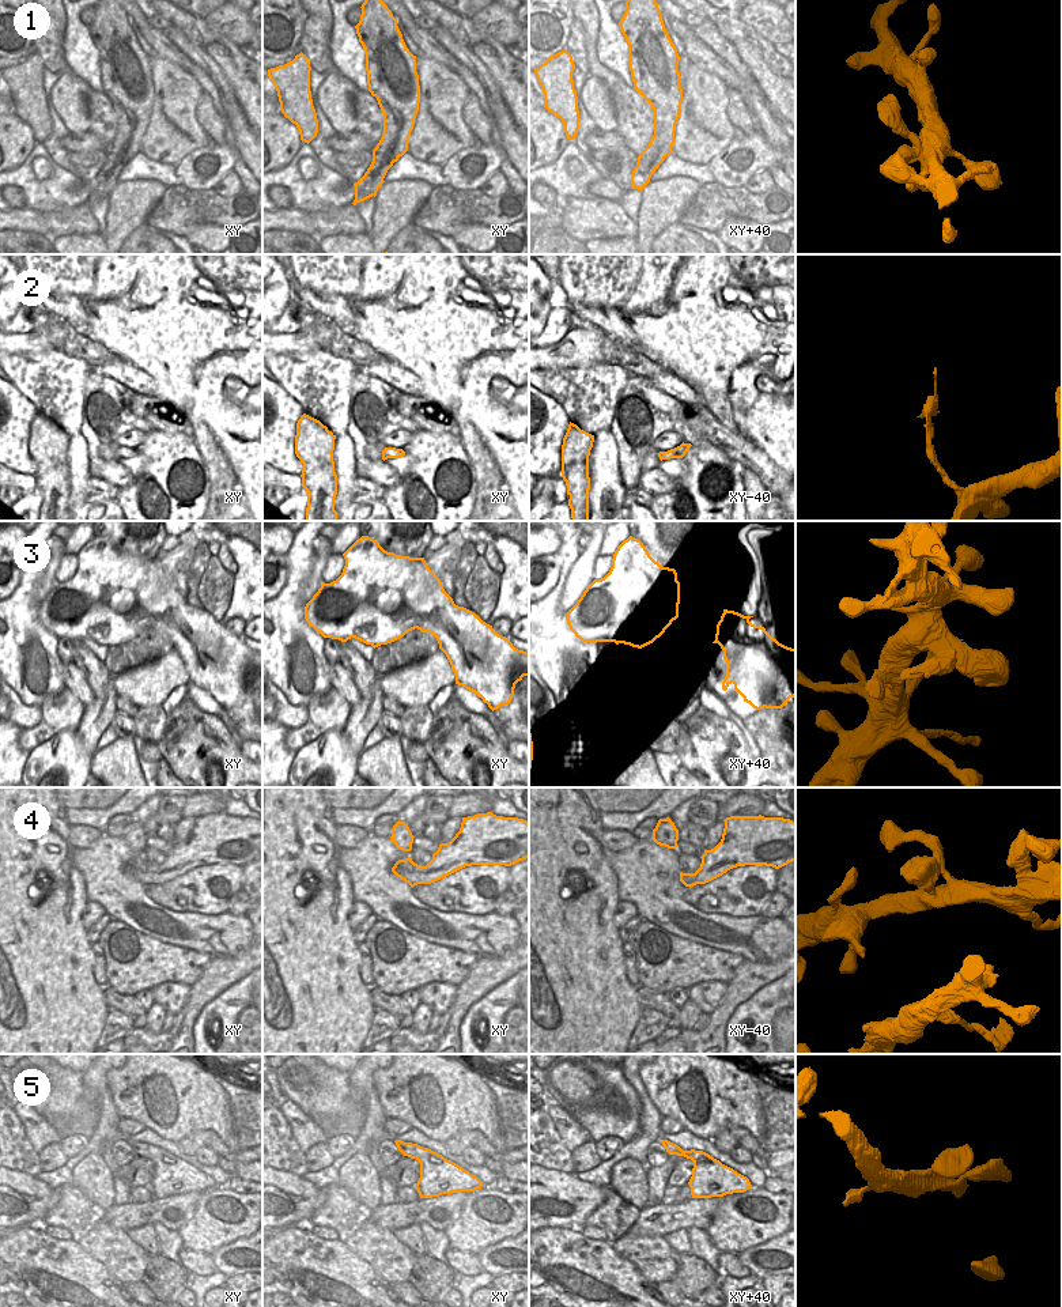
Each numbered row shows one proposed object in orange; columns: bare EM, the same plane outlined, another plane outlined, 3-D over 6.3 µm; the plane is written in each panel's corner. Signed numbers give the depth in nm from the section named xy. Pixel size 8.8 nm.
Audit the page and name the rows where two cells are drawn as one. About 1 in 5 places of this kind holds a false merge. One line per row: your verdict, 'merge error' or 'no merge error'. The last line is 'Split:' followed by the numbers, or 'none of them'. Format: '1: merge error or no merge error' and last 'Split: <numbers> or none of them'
1: no merge error
2: no merge error
3: no merge error
4: no merge error
5: no merge error
Split: none of them

